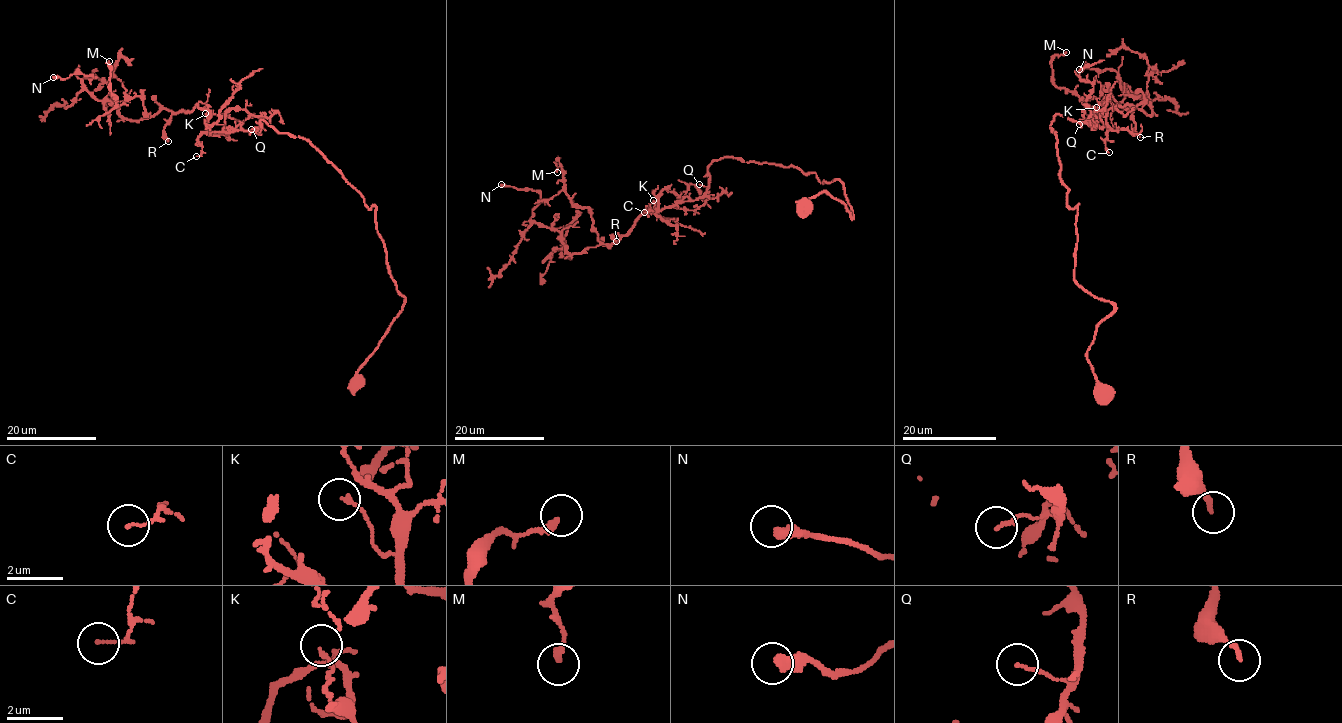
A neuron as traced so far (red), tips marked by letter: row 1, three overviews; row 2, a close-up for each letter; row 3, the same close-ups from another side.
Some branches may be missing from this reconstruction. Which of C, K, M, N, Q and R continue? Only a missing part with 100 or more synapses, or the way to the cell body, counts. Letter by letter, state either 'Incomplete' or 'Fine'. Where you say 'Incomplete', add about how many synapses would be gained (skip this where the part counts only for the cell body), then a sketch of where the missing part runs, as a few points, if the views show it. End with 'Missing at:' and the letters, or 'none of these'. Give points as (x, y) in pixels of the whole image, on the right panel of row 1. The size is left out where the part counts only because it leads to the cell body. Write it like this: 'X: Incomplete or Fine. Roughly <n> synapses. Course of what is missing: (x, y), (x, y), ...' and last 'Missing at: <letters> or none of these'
C: Fine
K: Fine
M: Fine
N: Fine
Q: Fine
R: Fine
Missing at: none of these

